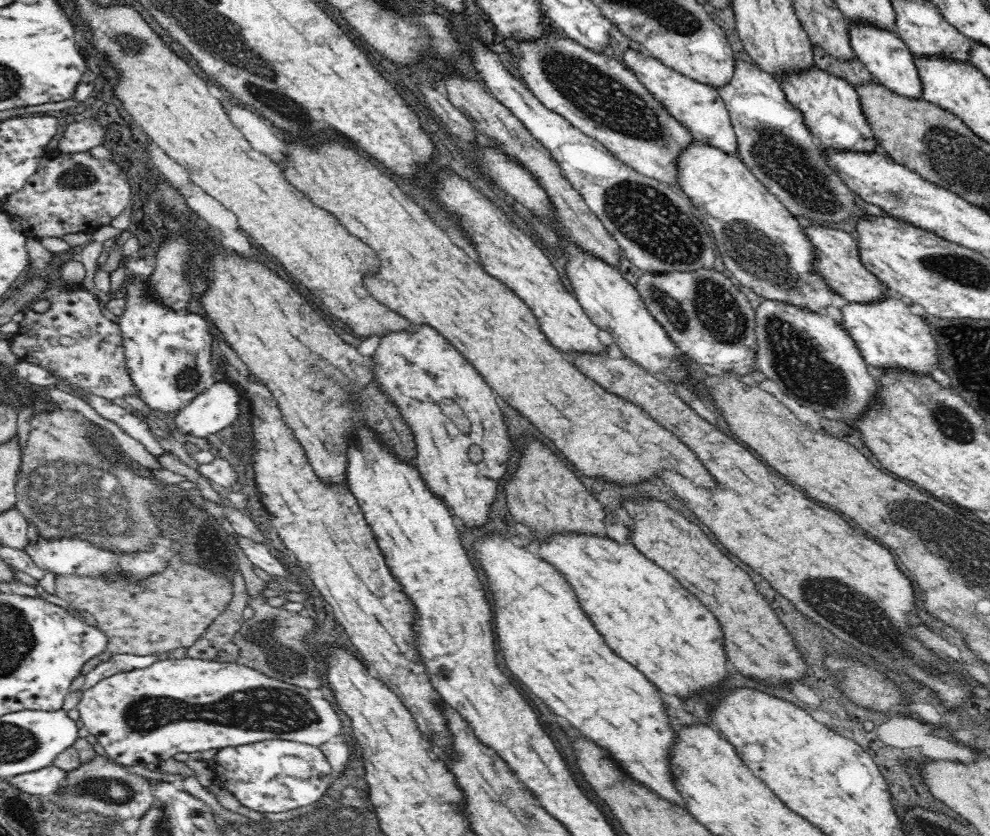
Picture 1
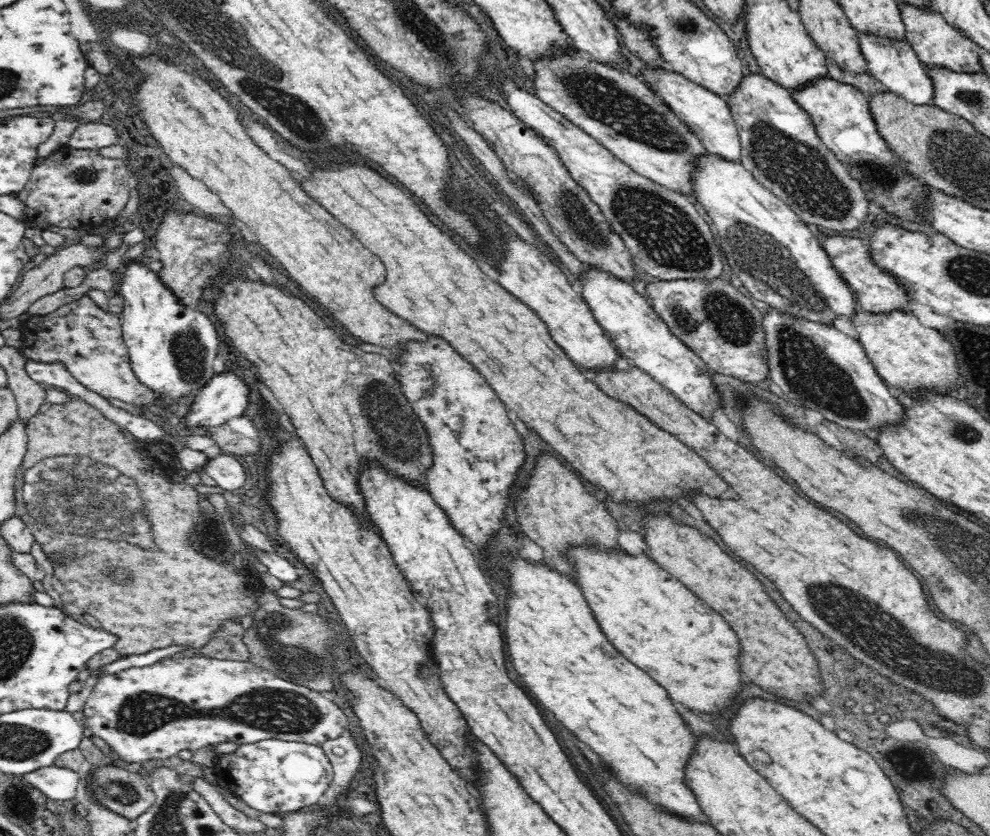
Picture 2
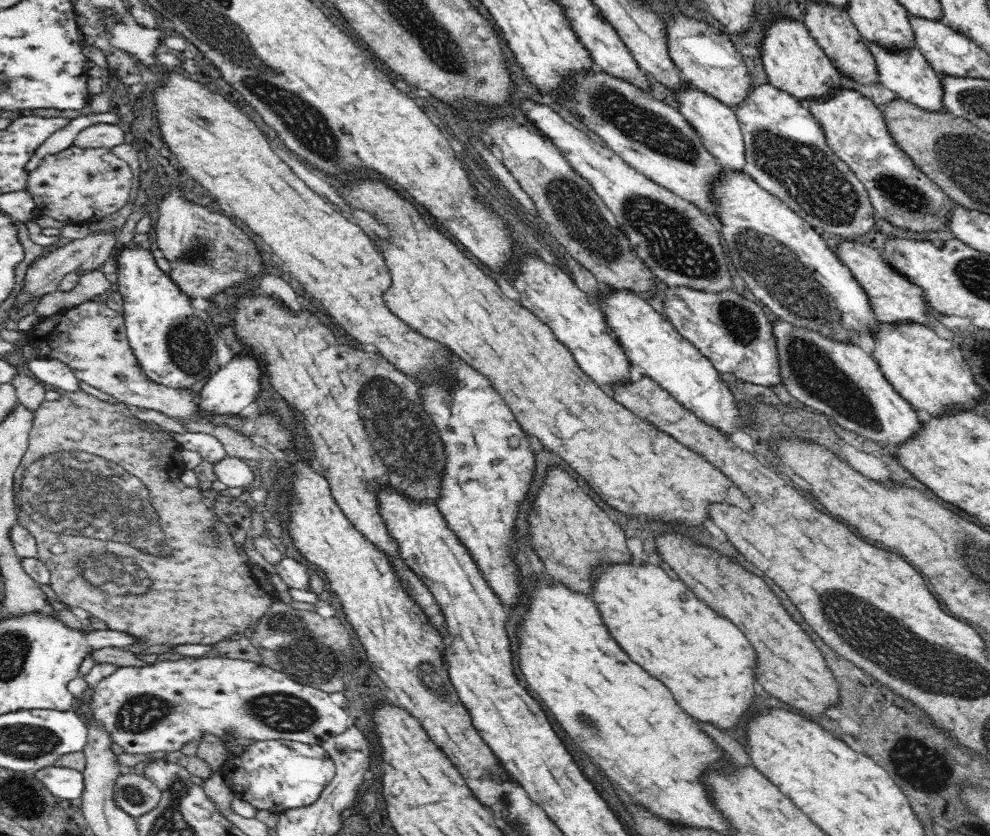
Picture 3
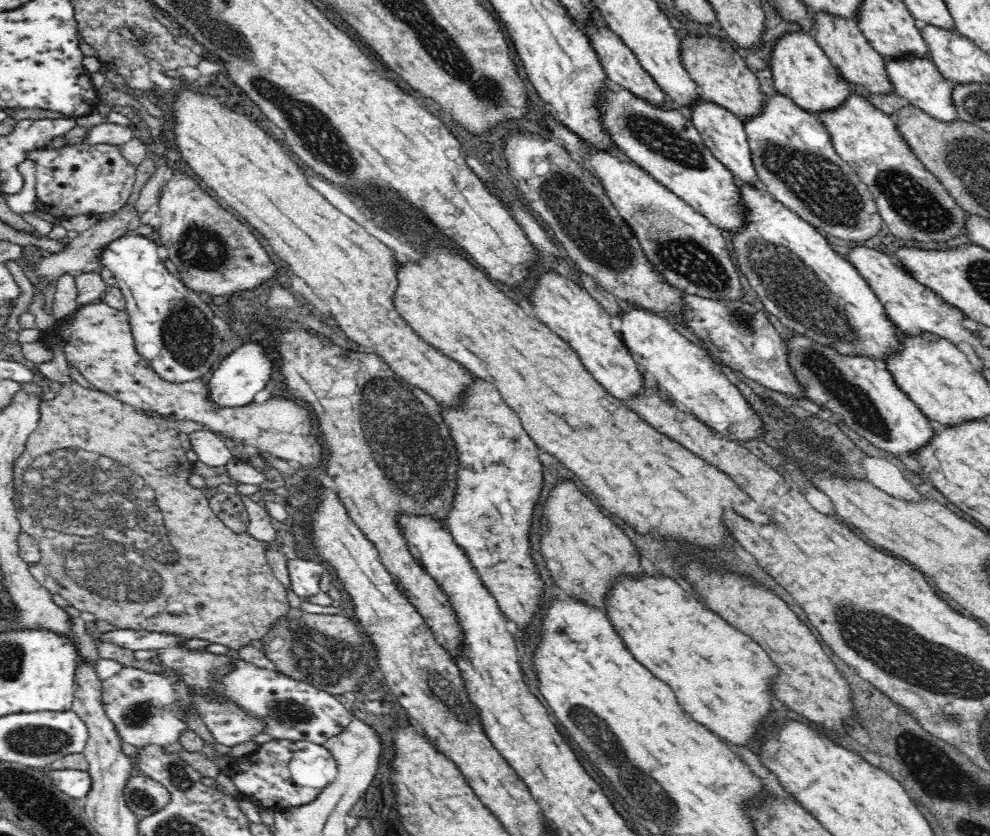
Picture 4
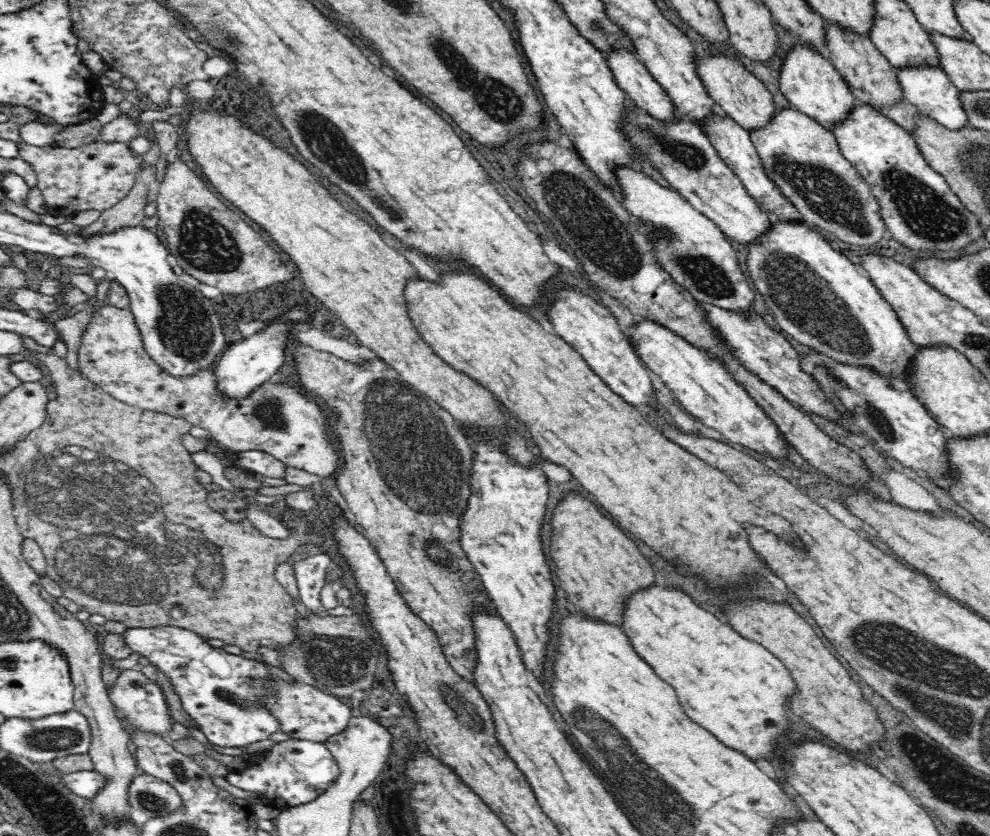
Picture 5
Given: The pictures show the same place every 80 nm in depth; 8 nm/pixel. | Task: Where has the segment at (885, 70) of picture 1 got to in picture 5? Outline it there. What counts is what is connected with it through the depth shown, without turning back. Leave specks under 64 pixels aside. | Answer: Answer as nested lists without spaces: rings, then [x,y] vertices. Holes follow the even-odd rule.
[[[914,64],[913,66],[894,67],[896,81],[900,83],[903,98],[910,104],[916,105],[922,115],[929,116],[950,130],[958,130],[966,126],[968,119],[960,105],[960,90],[944,74],[940,66],[931,64]]]

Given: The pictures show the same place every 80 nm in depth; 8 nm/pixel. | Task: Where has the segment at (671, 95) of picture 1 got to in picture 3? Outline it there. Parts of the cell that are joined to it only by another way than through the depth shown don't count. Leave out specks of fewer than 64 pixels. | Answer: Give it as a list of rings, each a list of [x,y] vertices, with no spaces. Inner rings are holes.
[[[684,81],[680,88],[669,89],[674,93],[674,101],[677,103],[676,110],[680,111],[687,124],[692,125],[692,128],[700,135],[702,144],[712,156],[715,156],[716,161],[722,167],[727,166],[732,170],[742,170],[742,166],[746,164],[744,161],[744,141],[734,108],[705,94],[695,86],[691,86],[687,81]]]

